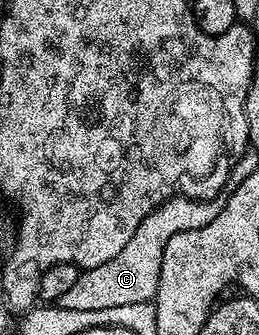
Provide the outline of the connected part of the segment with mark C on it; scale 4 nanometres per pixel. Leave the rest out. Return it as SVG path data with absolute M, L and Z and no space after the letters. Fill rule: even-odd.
M178 195L171 197L165 203L157 206L152 213L145 215L145 219L141 219L141 223L137 226L137 231L133 231L129 243L125 243L125 247L121 247L121 251L117 255L113 255L113 259L109 259L109 263L101 263L101 267L82 270L77 283L73 283L73 288L65 291L65 295L61 295L57 304L69 311L89 311L92 315L99 315L106 309L127 309L130 305L143 305L146 301L147 304L154 302L157 283L161 279L161 258L165 256L165 246L169 244L169 239L173 239L173 235L181 235L181 231L197 231L197 227L205 227L205 223L213 223L213 219L217 219L217 215L221 215L224 204L222 196L206 199Z

